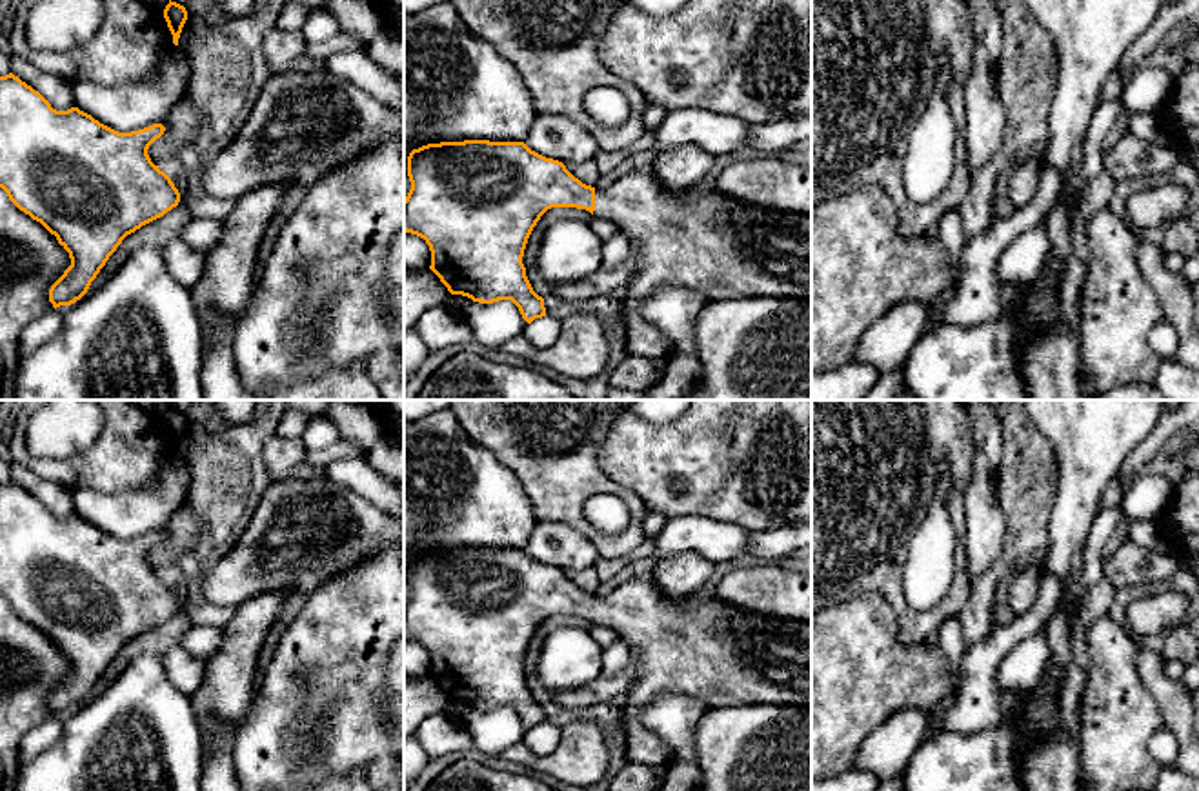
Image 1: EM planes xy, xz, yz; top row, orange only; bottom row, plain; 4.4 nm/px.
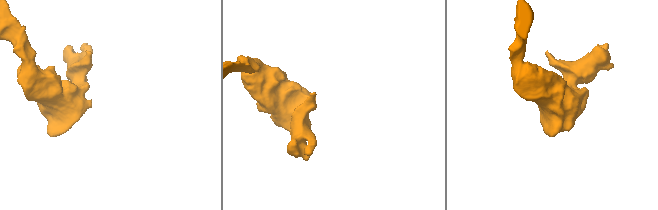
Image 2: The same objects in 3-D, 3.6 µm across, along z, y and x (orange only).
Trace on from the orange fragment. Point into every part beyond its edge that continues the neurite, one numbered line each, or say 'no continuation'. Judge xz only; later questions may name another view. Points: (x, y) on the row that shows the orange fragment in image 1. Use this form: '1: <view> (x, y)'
1: xz (712, 242)

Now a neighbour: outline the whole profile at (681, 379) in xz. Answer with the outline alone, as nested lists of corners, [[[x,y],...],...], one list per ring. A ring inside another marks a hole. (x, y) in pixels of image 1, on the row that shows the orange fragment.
[[[697,356],[666,360],[660,378],[642,393],[650,400],[690,400],[702,380],[702,364]]]

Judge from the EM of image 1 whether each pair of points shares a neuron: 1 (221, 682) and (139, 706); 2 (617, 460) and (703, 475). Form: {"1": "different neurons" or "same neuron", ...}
{"1": "different neurons", "2": "same neuron"}

